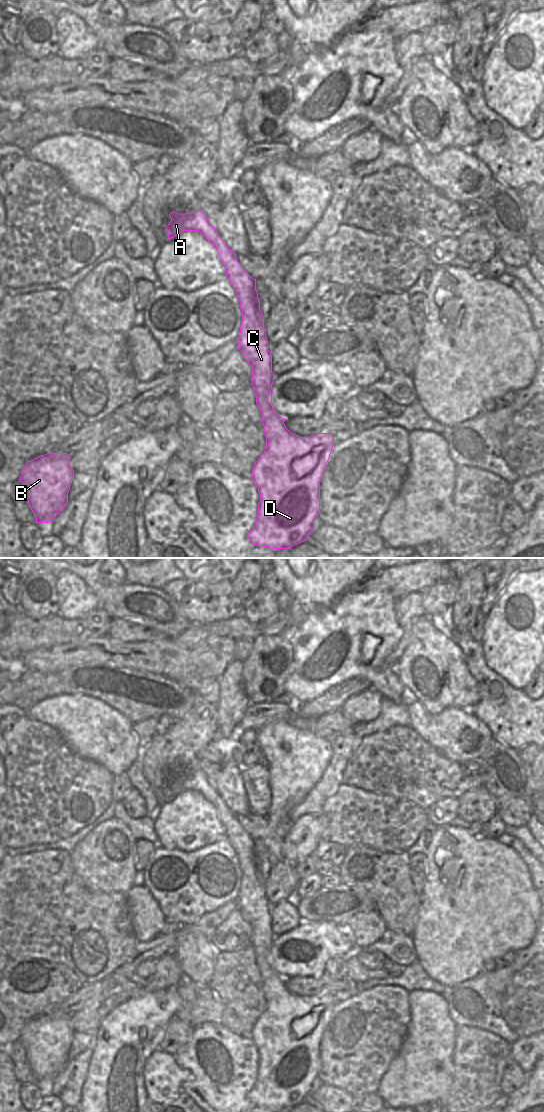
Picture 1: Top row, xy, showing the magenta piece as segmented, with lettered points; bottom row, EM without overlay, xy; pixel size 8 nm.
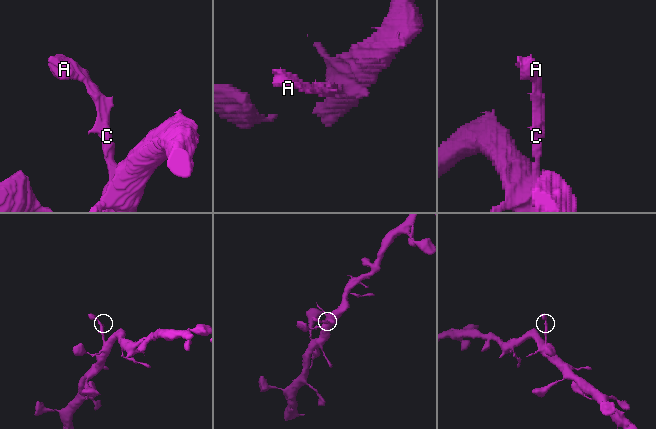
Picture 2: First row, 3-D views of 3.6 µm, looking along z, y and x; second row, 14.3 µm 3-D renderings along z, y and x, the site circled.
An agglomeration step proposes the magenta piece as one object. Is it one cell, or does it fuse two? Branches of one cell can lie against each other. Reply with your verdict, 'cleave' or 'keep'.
cleave

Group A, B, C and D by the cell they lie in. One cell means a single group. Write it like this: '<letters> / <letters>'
A C / B D

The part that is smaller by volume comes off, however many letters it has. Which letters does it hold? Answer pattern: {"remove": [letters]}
{"remove": ["A", "C"]}

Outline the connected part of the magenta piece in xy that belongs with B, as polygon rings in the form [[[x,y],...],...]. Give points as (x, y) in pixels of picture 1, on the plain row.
[[[47,1013],[26,1023],[20,1041],[36,1083],[49,1083],[64,1069],[73,1036],[67,1013]]]

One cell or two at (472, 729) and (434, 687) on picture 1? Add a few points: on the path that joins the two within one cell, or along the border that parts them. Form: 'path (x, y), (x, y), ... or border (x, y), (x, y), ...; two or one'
border (469, 708), (446, 707), (436, 714), (428, 712); two

